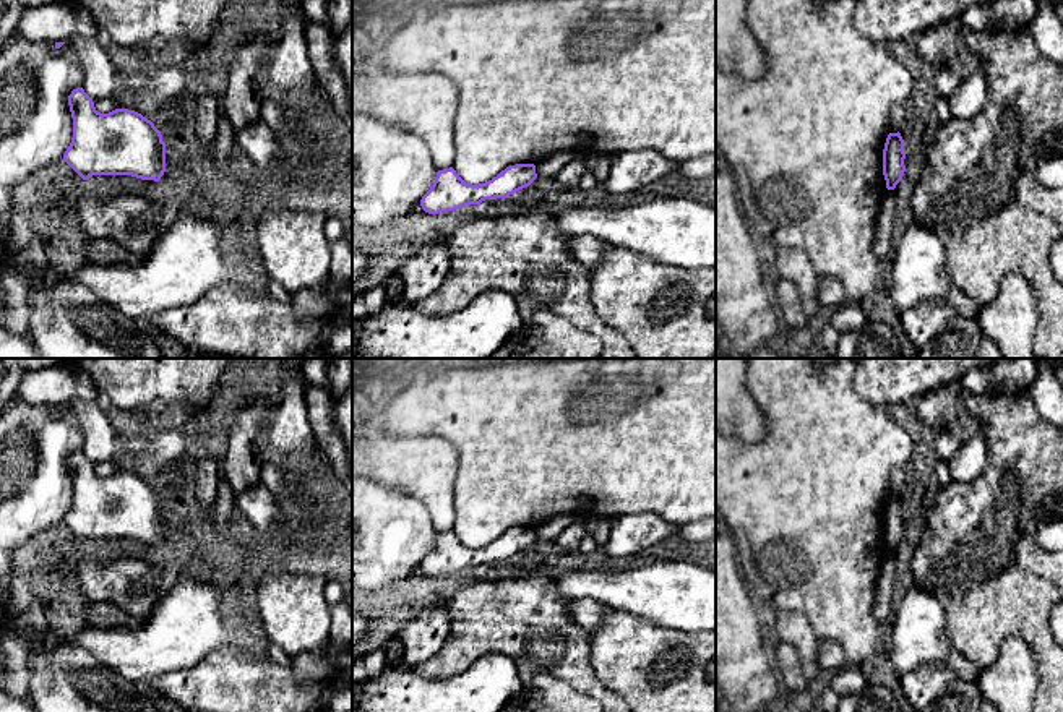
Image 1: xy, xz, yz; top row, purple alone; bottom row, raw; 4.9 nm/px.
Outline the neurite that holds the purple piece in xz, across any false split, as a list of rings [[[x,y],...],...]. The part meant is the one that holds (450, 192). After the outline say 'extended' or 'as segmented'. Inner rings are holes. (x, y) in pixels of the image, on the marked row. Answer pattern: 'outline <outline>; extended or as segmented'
outline [[[516,164],[485,183],[466,183],[453,167],[438,170],[433,185],[422,196],[420,206],[428,214],[480,204],[485,199],[508,198],[537,178],[534,164]]]; as segmented

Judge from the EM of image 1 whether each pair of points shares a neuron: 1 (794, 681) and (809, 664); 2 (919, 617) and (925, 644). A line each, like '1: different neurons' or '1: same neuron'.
1: different neurons
2: same neuron

